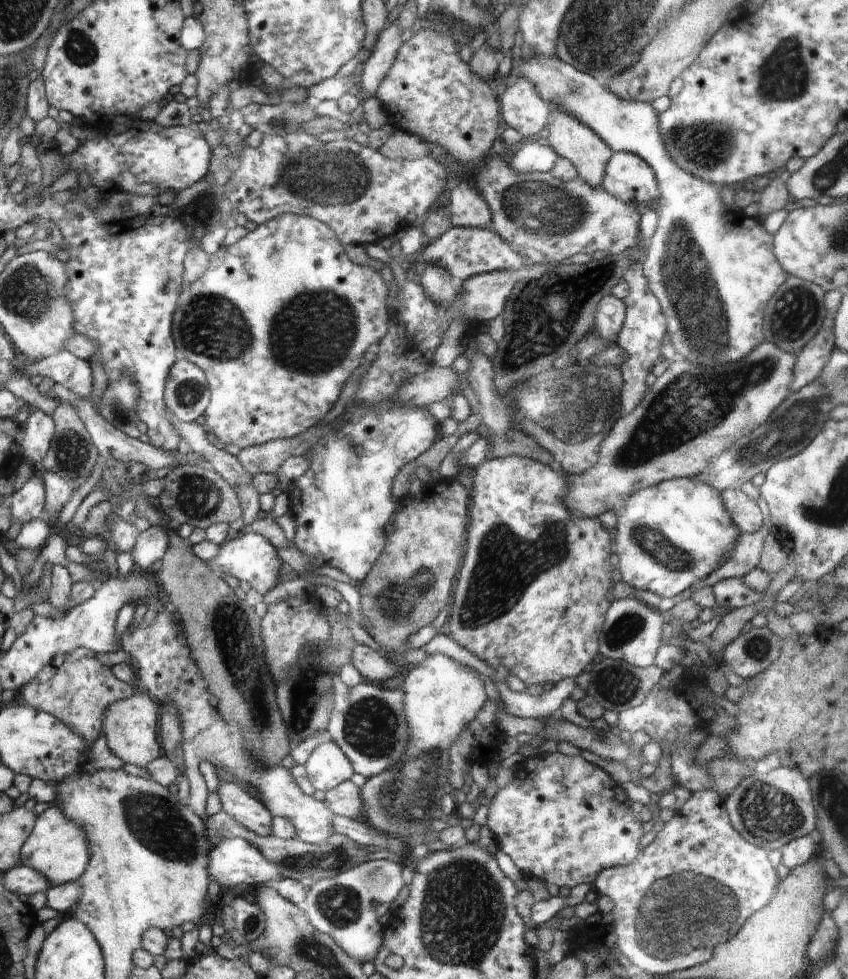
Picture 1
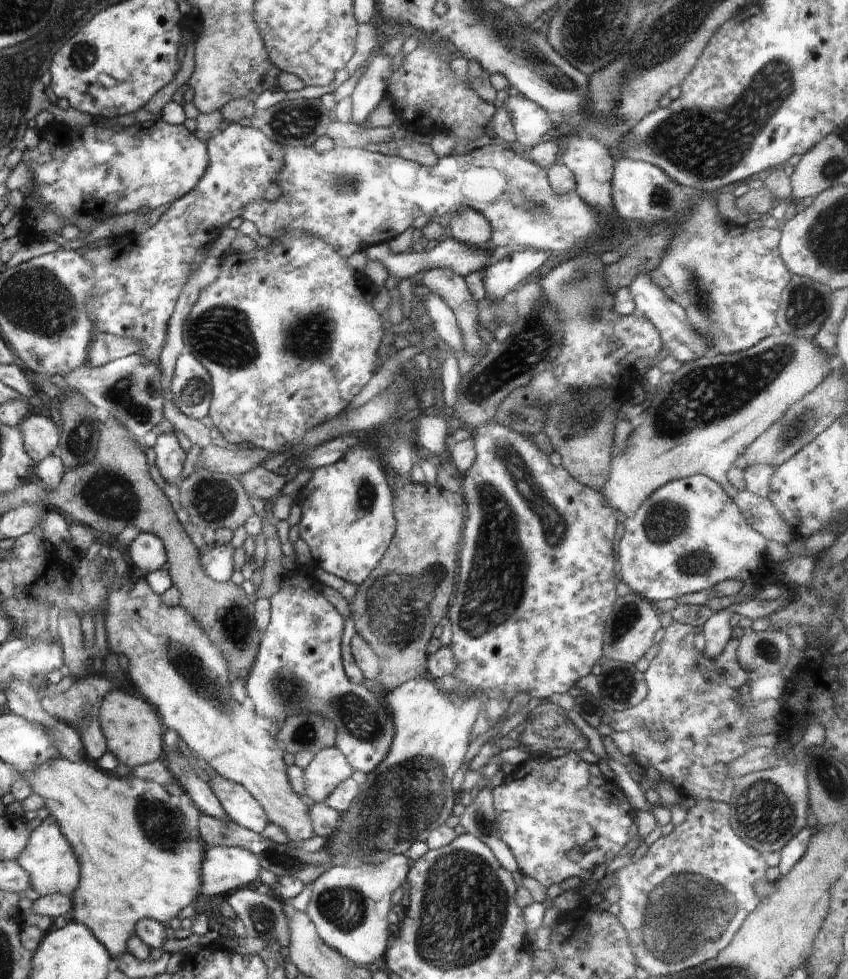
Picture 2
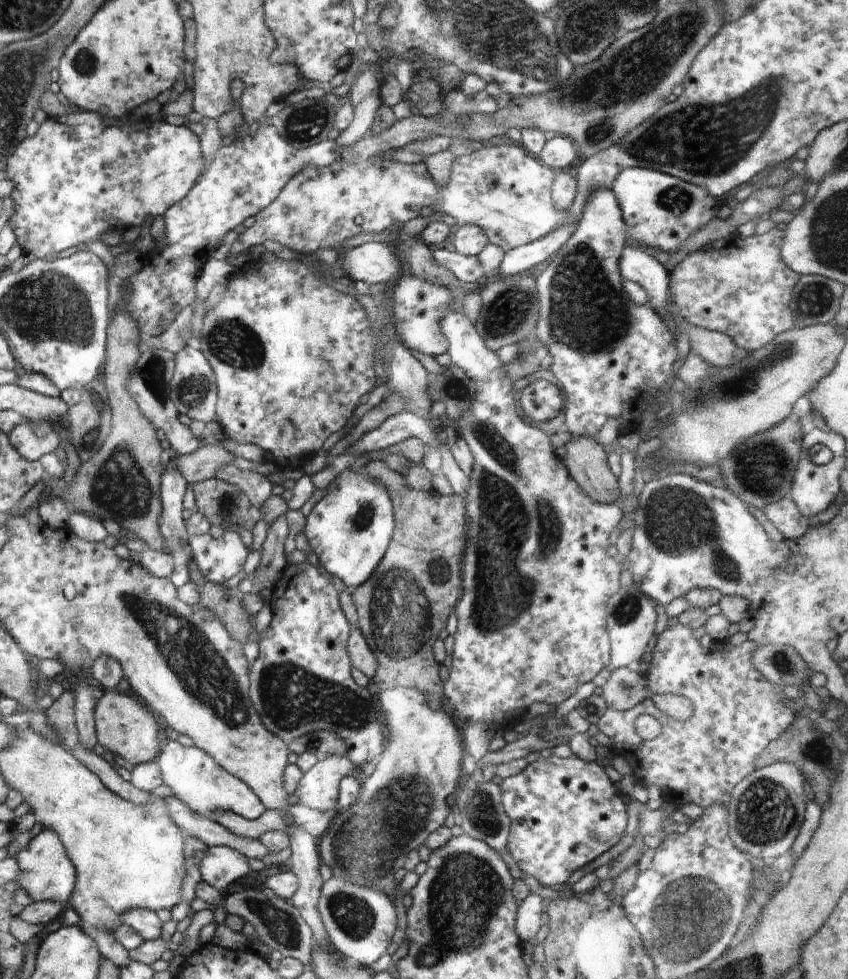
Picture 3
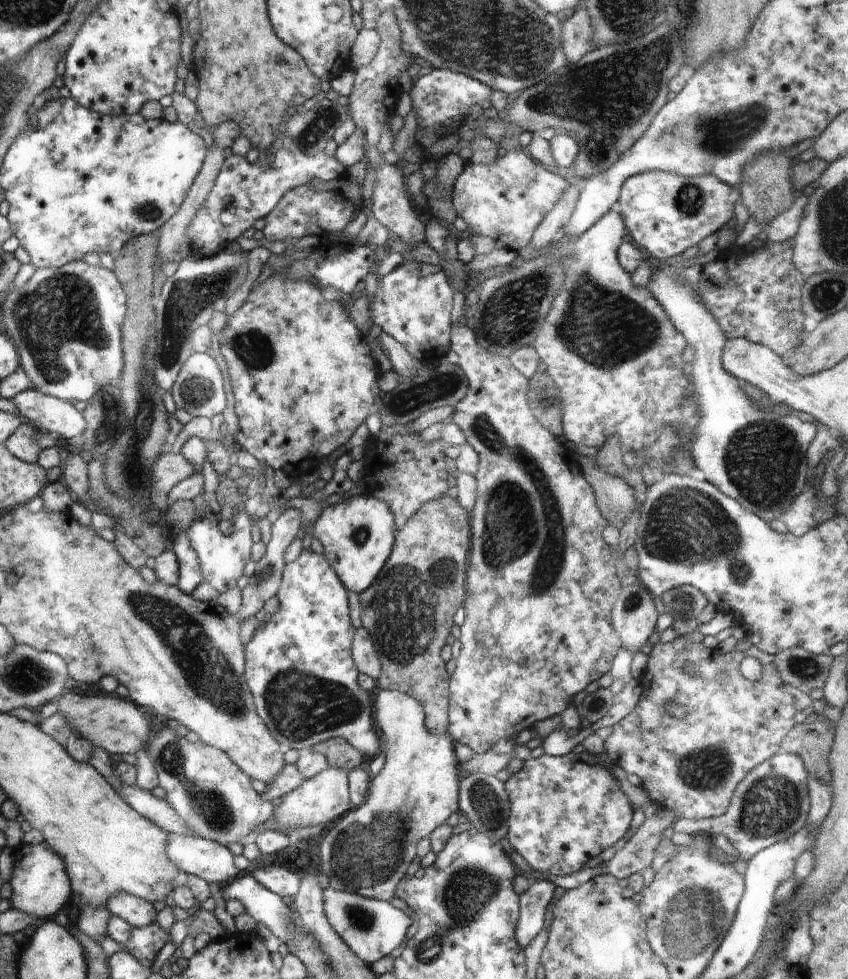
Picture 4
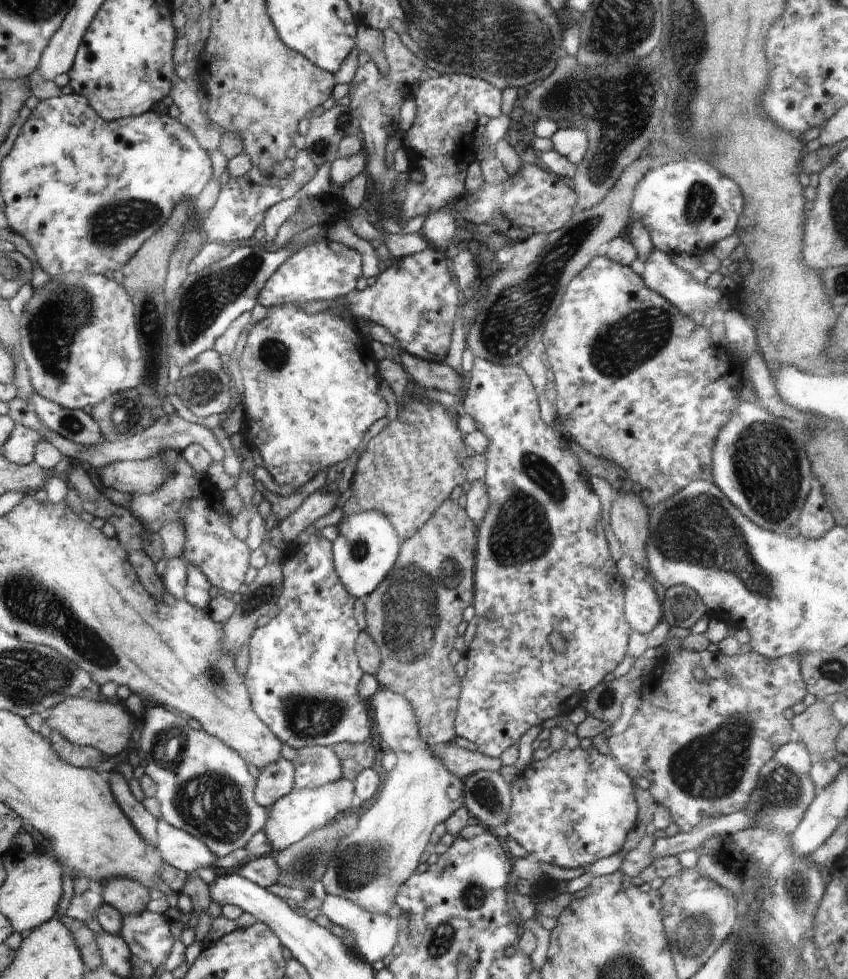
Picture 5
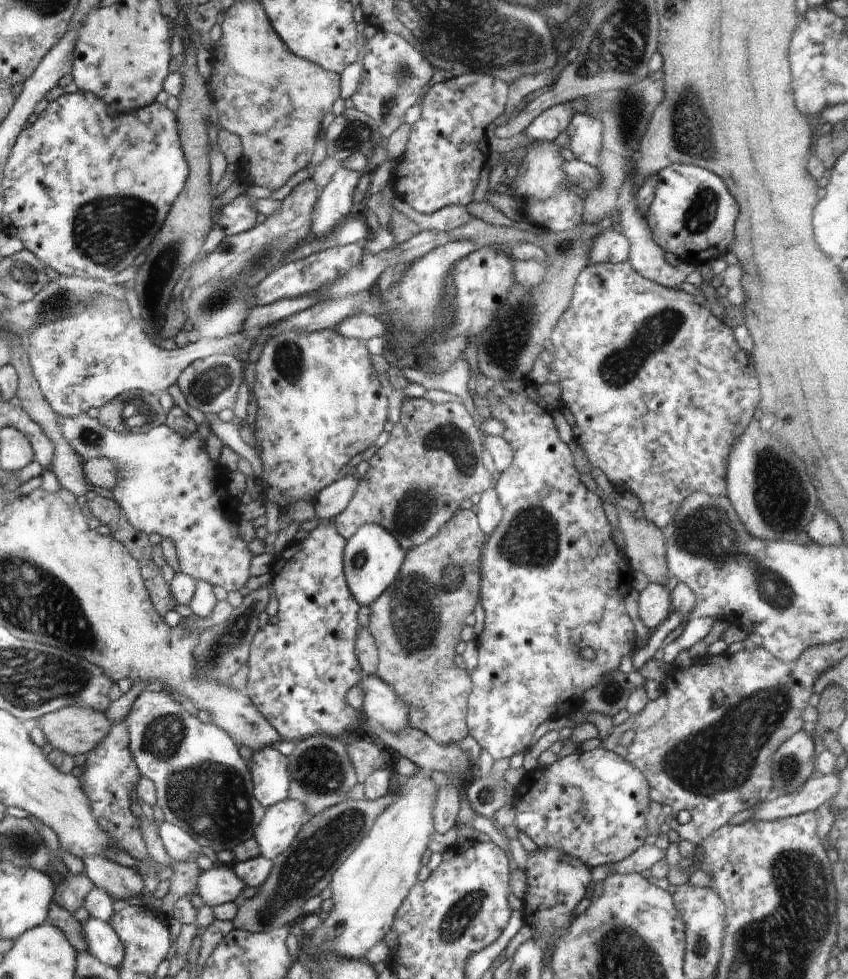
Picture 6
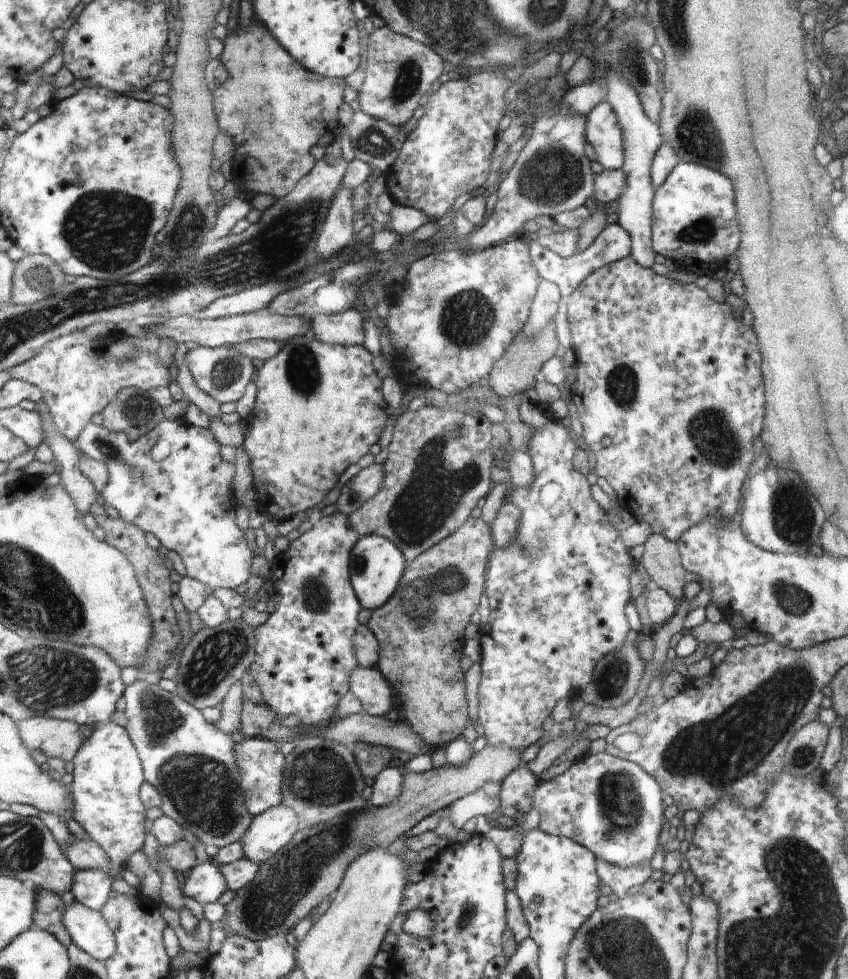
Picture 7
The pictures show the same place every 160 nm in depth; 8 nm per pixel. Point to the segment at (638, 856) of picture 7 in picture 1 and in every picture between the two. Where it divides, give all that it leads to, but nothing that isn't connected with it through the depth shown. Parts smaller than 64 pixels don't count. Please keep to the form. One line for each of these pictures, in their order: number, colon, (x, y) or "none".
1: (562, 819)
2: (560, 817)
3: (564, 812)
4: (564, 812)
5: (577, 806)
6: (593, 806)

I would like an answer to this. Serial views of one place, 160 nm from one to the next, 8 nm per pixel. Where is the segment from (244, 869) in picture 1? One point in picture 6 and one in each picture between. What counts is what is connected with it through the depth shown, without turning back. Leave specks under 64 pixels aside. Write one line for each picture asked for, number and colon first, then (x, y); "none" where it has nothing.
2: (223, 868)
3: (221, 866)
4: (207, 859)
5: (181, 850)
6: (181, 846)

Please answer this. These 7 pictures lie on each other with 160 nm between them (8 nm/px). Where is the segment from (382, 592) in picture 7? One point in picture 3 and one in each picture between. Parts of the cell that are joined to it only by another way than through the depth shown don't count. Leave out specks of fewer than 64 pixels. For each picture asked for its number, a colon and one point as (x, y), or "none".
3: (350, 529)
4: (358, 534)
5: (364, 552)
6: (372, 558)

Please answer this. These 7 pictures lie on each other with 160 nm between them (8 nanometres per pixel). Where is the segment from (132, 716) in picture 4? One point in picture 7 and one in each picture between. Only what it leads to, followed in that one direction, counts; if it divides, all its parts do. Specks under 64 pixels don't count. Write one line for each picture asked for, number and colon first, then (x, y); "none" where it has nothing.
5: (105, 725)
6: (74, 730)
7: (56, 738)

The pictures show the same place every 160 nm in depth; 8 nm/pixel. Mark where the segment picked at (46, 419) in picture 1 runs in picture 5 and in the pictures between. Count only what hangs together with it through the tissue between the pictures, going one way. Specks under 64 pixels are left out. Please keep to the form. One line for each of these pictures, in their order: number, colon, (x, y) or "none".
2: (41, 436)
3: (32, 442)
4: (26, 443)
5: (19, 449)

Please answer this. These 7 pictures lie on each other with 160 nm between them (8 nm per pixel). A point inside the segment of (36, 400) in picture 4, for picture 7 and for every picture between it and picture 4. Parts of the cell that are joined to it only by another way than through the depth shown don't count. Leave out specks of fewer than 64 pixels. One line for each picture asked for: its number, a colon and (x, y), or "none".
5: (76, 425)
6: (169, 484)
7: (173, 482)

